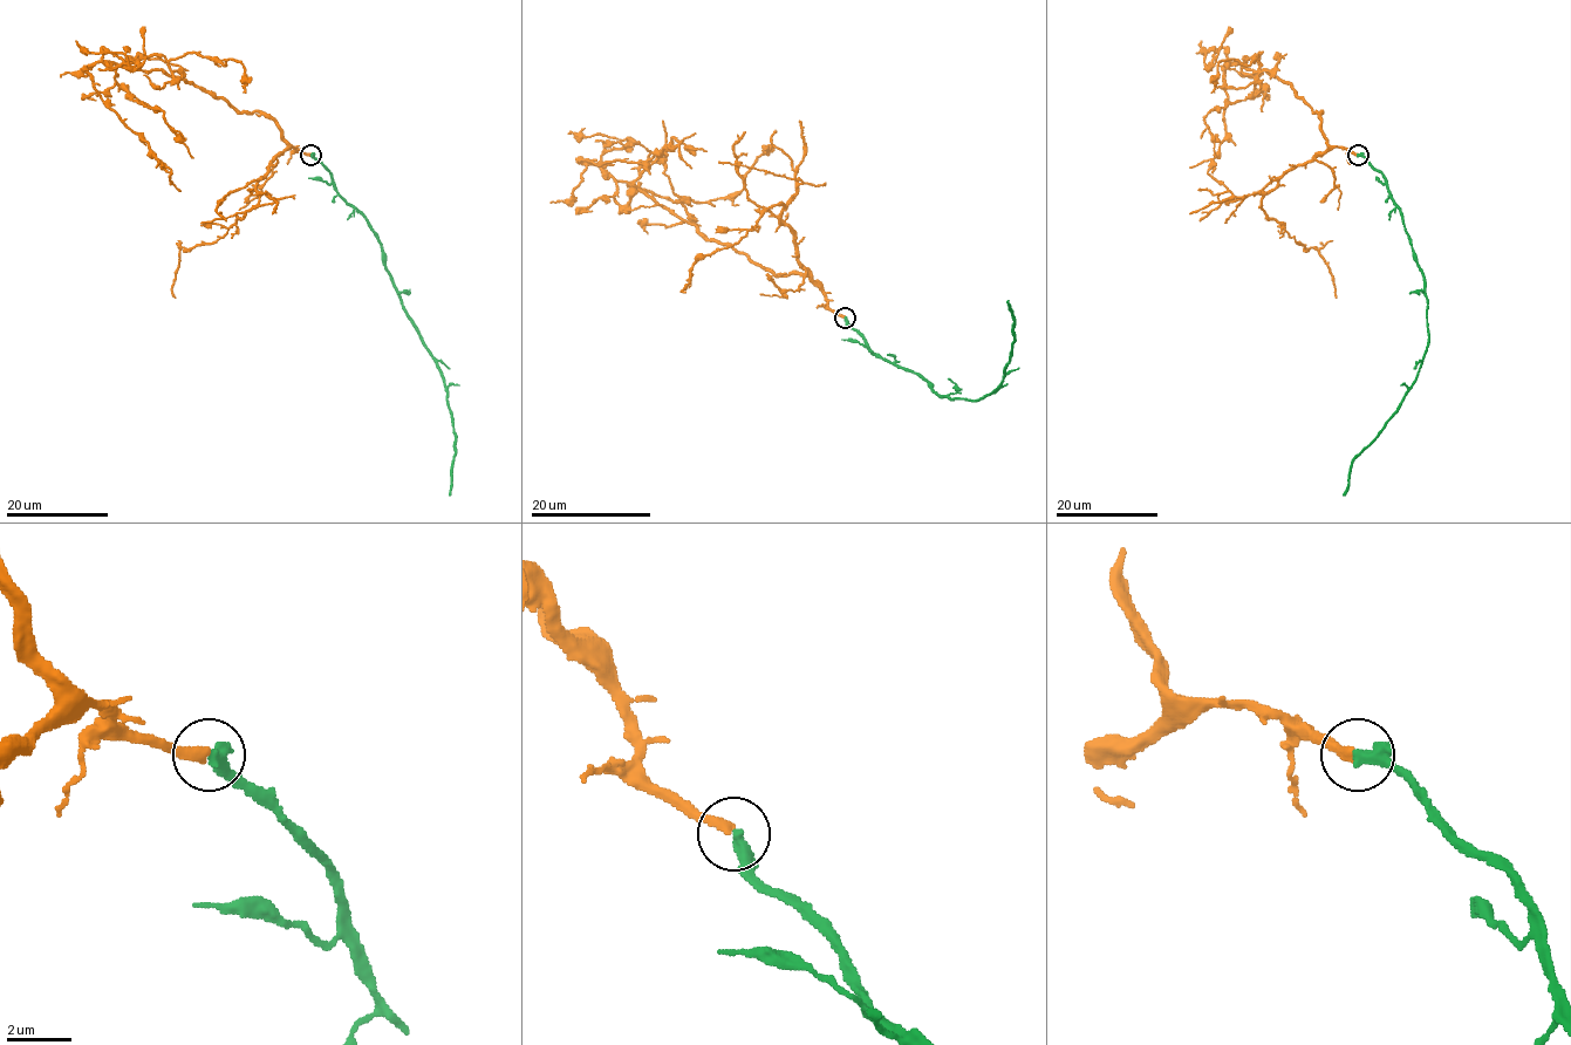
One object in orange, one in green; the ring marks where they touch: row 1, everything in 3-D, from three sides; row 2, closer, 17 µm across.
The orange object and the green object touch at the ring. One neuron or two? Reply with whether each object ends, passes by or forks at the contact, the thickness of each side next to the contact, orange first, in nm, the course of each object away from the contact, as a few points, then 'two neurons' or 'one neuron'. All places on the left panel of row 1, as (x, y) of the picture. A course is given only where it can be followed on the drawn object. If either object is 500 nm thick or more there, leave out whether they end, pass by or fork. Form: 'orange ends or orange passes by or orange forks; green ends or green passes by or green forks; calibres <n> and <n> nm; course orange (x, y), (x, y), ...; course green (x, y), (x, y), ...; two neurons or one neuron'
orange ends; green ends; calibres 280 and 360 nm; course orange (312, 154), (292, 147), (271, 118), (237, 113), (183, 77), (93, 62), (94, 89), (180, 191); course green (312, 154), (327, 168), (334, 190), (364, 218), (380, 245), (402, 308), (436, 363), (455, 436), (450, 496); one neuron

